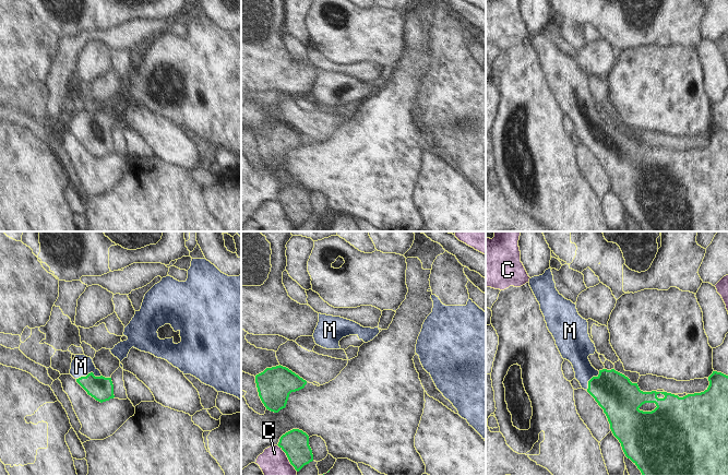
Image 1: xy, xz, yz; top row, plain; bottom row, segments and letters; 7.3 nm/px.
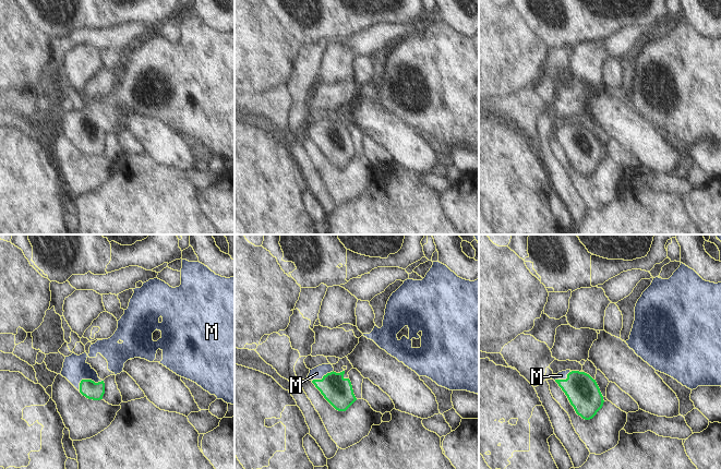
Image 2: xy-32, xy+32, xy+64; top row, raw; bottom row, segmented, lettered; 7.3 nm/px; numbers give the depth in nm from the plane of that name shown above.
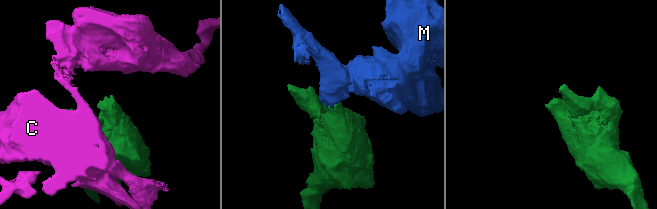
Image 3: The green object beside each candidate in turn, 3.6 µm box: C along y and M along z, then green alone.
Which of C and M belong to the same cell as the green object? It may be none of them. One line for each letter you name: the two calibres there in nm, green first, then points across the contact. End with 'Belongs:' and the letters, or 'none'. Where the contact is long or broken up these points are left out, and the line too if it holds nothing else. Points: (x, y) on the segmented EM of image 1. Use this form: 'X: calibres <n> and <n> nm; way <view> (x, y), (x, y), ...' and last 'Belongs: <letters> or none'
M: calibres 180 and 160 nm; way xy (102, 389), (88, 373), (81, 366)
Belongs: M

